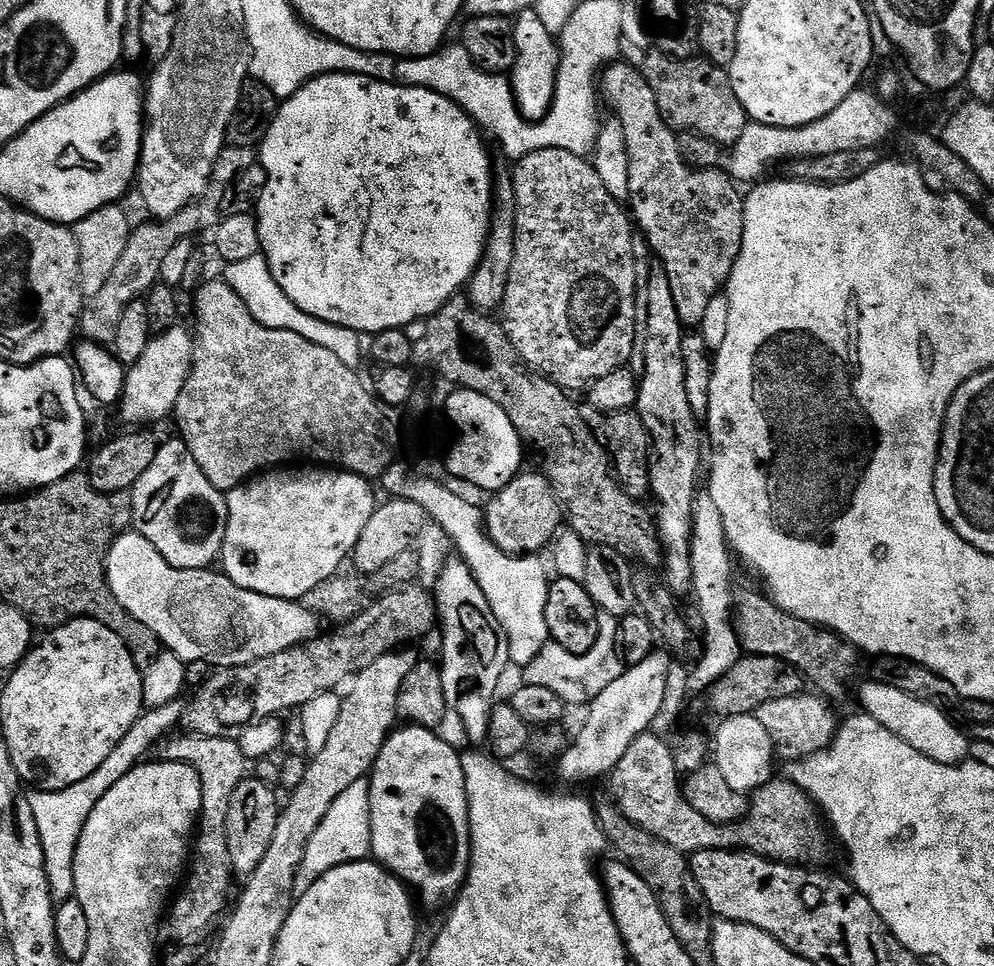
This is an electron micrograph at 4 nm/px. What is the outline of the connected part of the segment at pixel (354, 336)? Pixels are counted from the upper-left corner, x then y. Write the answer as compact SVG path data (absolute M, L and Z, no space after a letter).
M263 254L254 258L246 258L243 262L227 265L226 271L228 271L226 273L227 282L234 290L234 294L238 294L238 298L242 298L242 302L246 302L246 310L250 310L250 314L254 314L254 318L258 322L262 322L262 326L266 326L270 330L290 330L290 334L302 334L302 338L314 342L314 346L326 346L326 350L330 350L330 354L338 354L341 362L353 366L359 365L359 340L361 340L359 333L346 326L322 322L302 310L298 310L298 306L294 306L294 302L290 302L290 298L286 298L282 286L278 286L278 282L274 282L274 274L270 274L270 266Z

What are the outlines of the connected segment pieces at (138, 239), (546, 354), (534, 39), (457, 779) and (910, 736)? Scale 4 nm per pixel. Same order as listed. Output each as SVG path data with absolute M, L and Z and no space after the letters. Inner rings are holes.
M226 146L218 154L210 182L198 199L193 200L182 210L178 210L178 214L165 220L148 222L152 224L137 223L126 242L126 250L122 258L118 258L114 271L110 273L110 279L106 281L106 286L102 286L98 294L85 299L84 308L80 311L79 335L83 339L93 340L96 344L111 345L112 339L118 334L118 322L126 306L130 302L147 296L148 291L160 280L162 262L166 259L166 254L171 247L182 240L196 238L199 232L204 232L207 228L208 231L215 230L220 225L222 213L225 211L223 210L224 199L227 198L232 183L239 176L246 175L252 167L255 169L257 164L258 156L253 149Z
M561 148L534 150L523 156L521 160L515 161L512 185L516 199L516 237L514 238L514 266L510 266L510 278L502 305L504 333L508 335L514 350L529 368L535 370L541 377L560 385L569 393L575 394L579 388L587 389L598 378L625 367L631 358L631 348L634 346L638 329L638 321L635 318L634 253L631 246L634 224L625 205L615 200L610 190L606 190L606 186L602 186L601 179L595 173L595 166L585 157L570 154Z
M533 7L514 18L513 28L516 58L510 79L516 108L527 120L540 121L549 112L556 93L557 71L560 68L559 43L555 35L543 25Z
M397 727L380 747L368 780L371 855L377 864L383 864L389 872L393 872L413 893L420 892L420 900L428 908L440 908L443 904L448 906L455 901L468 876L468 863L472 853L468 795L464 792L466 778L460 761L461 753L455 752L436 734L431 728Z
M867 682L860 688L860 704L863 715L878 722L890 734L902 738L906 746L918 750L918 754L926 754L934 762L943 764L958 764L969 759L969 737L964 732L960 733L952 725L952 720L945 709L935 708L926 702L918 702L918 698L910 698L902 690L894 690L894 686L886 686L875 682Z

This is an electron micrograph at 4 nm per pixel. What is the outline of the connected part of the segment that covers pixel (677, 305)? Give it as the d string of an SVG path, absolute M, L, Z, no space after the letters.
M613 62L603 69L602 75L598 80L598 88L602 93L602 100L612 107L611 115L616 117L618 122L622 124L623 133L626 140L626 150L629 154L629 170L630 170L630 190L628 191L628 200L630 201L630 216L634 221L635 227L639 229L645 240L647 240L651 255L658 261L659 267L666 270L666 278L670 278L670 290L674 294L674 310L678 310L678 318L685 329L699 329L702 318L706 316L706 309L715 296L727 285L730 274L734 270L734 262L740 253L742 246L742 234L744 233L744 202L742 192L739 192L737 181L733 180L727 171L715 168L691 168L689 164L682 158L682 154L678 150L678 142L676 141L677 133L672 131L670 125L664 121L662 114L658 110L658 102L654 102L654 90L650 90L650 86L646 82L643 71L639 67L636 68L632 64L620 64L621 62Z

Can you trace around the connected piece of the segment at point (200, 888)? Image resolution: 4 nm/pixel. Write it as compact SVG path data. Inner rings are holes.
M183 735L165 739L159 745L161 748L158 756L160 760L174 760L177 764L190 765L202 782L202 810L194 833L194 843L190 848L186 883L171 901L170 911L166 916L166 932L168 928L172 942L180 946L192 946L197 943L195 940L202 939L211 930L216 919L219 921L225 915L233 895L234 873L230 850L226 846L226 814L230 814L230 798L234 798L234 790L238 790L240 783L246 779L246 758L240 749L239 739L228 736Z

